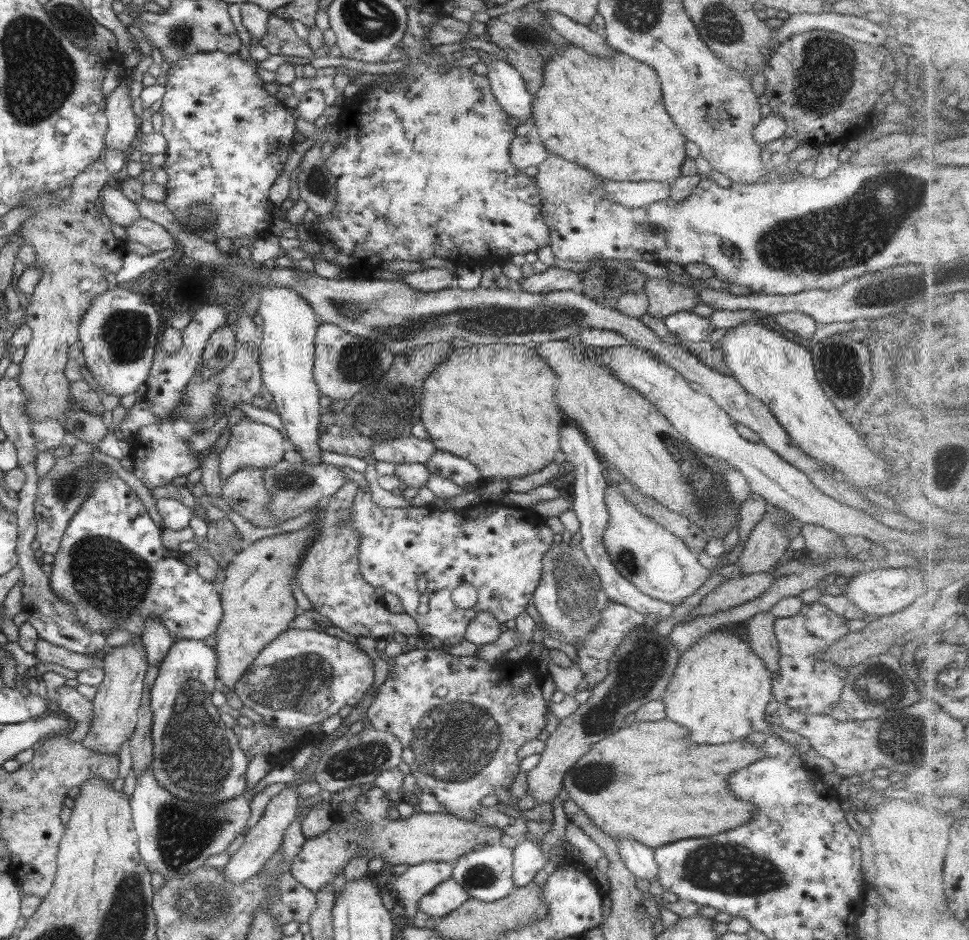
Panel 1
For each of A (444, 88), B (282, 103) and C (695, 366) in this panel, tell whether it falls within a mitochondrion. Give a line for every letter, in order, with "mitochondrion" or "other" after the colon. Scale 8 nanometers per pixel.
A: other
B: other
C: other

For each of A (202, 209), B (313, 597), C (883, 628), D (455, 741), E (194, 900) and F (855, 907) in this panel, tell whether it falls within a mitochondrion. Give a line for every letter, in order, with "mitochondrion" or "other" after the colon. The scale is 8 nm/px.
A: mitochondrion
B: other
C: other
D: mitochondrion
E: mitochondrion
F: other

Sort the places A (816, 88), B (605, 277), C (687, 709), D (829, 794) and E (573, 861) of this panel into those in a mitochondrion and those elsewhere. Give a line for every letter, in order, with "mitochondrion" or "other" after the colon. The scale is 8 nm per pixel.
A: mitochondrion
B: mitochondrion
C: other
D: other
E: other

